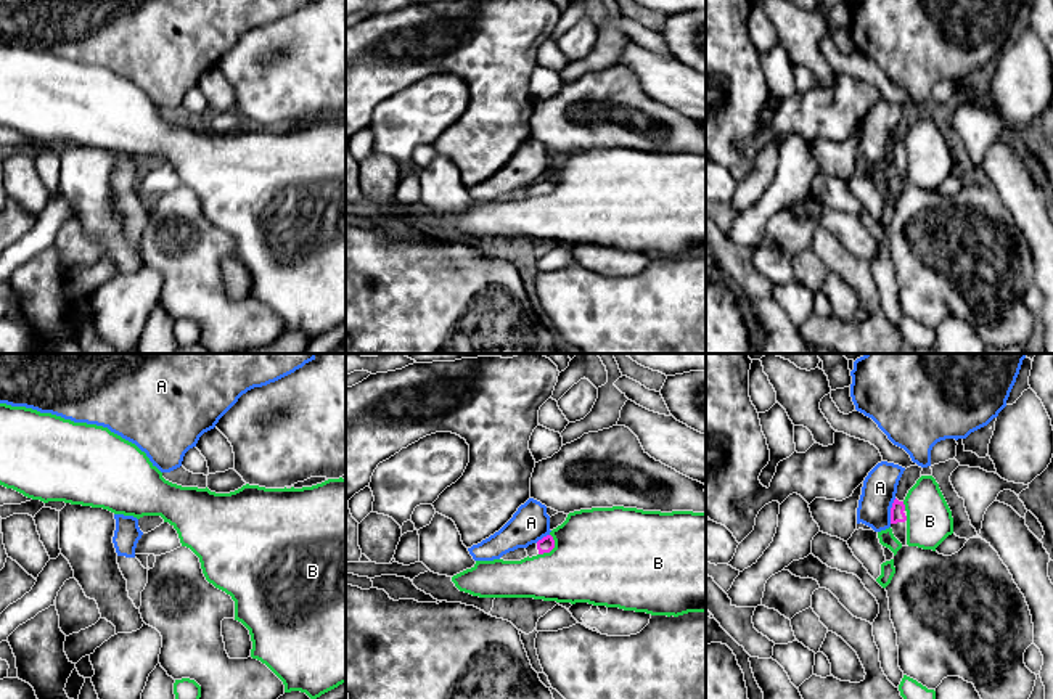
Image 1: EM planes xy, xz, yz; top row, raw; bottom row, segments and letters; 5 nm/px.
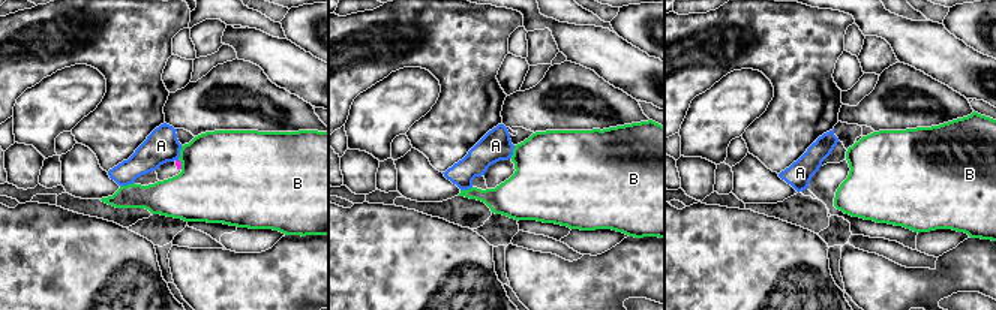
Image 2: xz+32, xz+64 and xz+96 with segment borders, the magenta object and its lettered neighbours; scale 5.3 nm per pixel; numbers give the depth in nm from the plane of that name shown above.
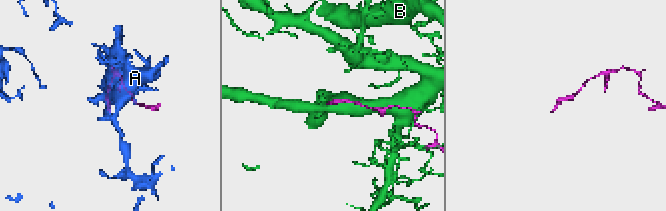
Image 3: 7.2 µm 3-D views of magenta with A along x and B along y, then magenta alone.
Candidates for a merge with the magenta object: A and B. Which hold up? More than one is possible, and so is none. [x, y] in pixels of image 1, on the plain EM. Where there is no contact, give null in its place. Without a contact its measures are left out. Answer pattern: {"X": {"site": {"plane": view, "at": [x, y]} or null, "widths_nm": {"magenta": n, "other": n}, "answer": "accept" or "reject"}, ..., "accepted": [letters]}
{"A": {"site": {"plane": "yz", "at": [891, 151]}, "widths_nm": {"magenta": 70, "other": 170}, "answer": "reject"}, "B": {"site": {"plane": "xz", "at": [552, 188]}, "widths_nm": {"magenta": 80, "other": 480}, "answer": "reject"}, "accepted": []}

